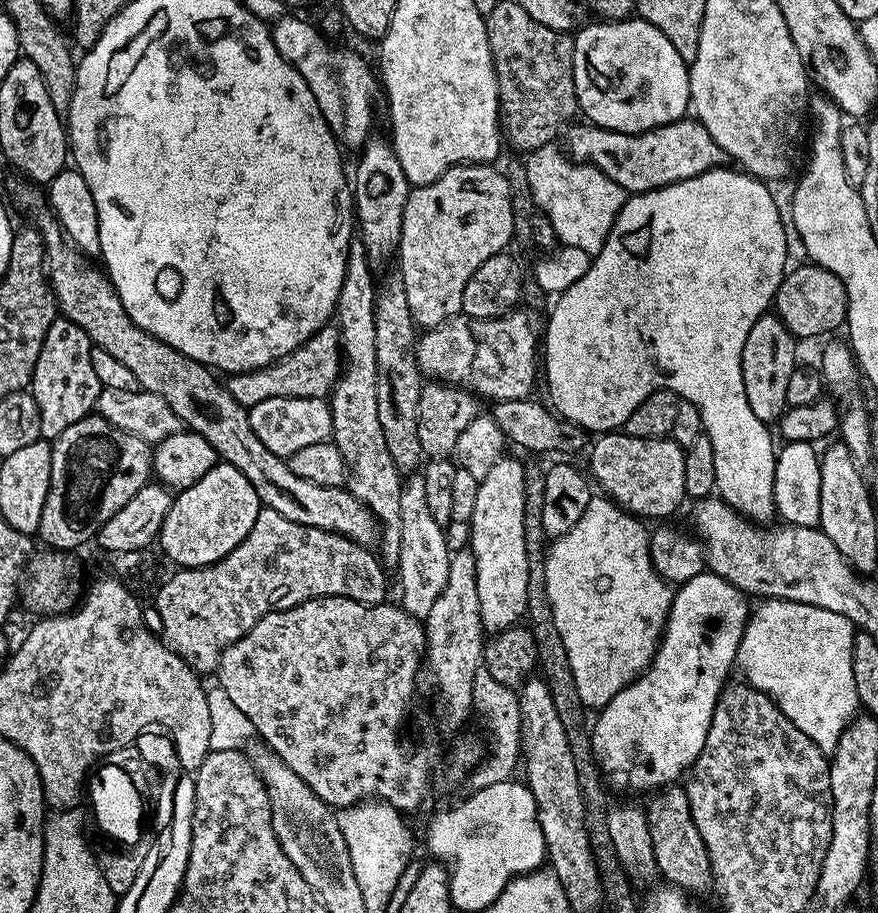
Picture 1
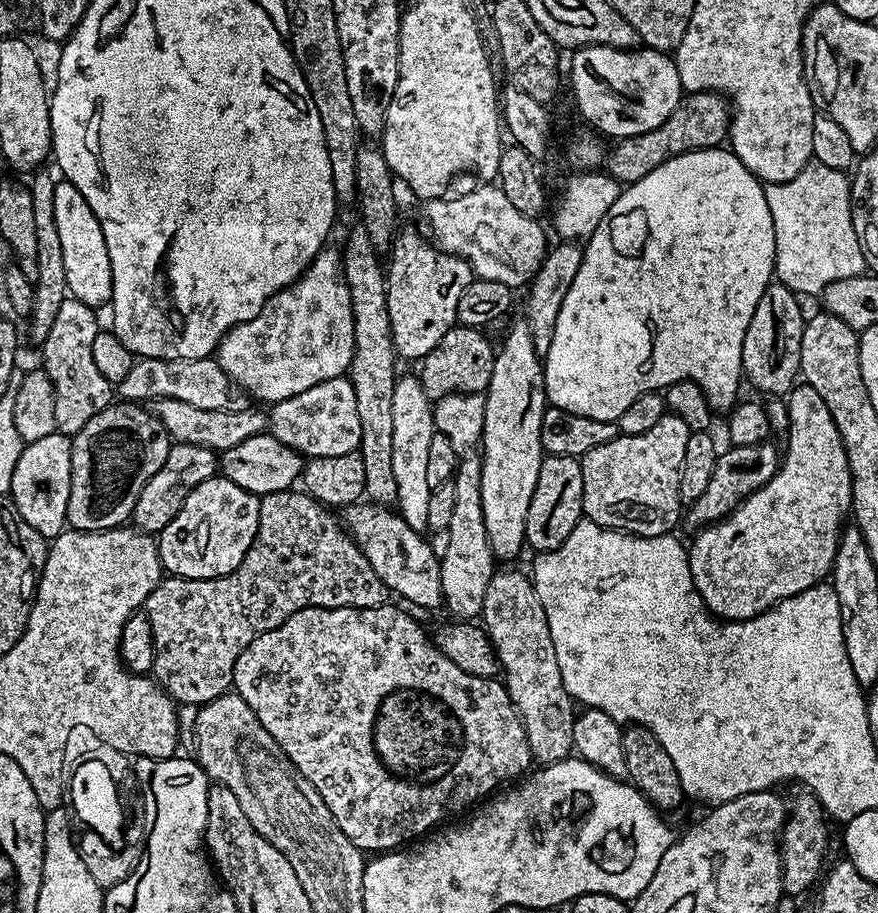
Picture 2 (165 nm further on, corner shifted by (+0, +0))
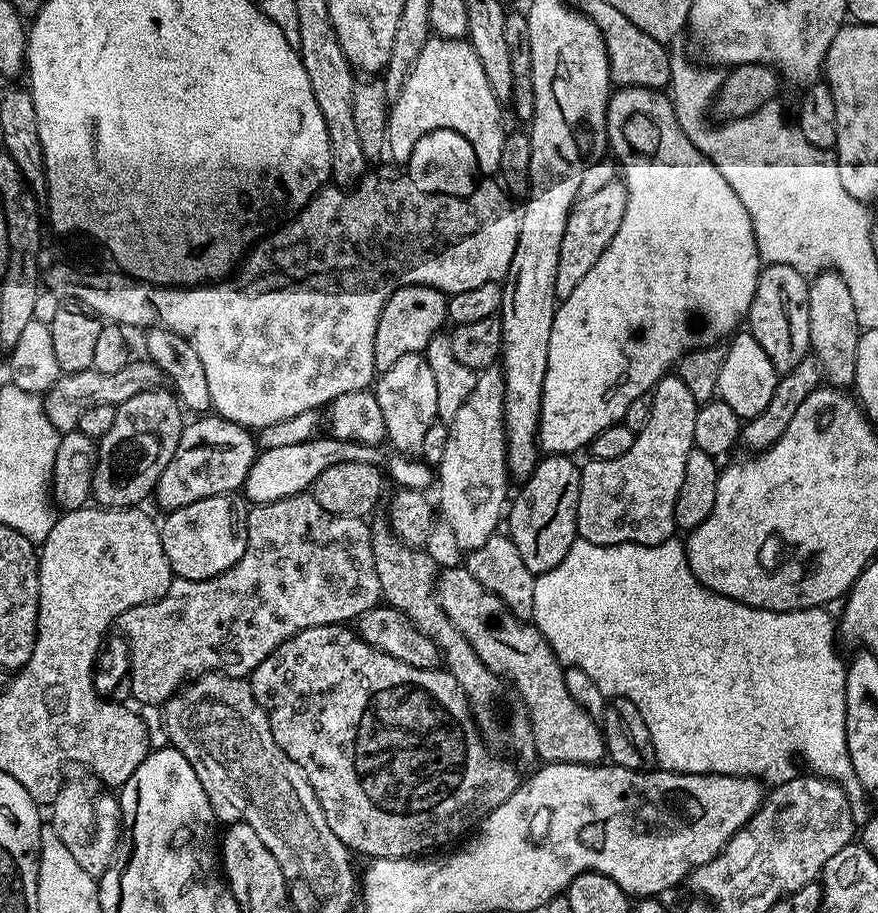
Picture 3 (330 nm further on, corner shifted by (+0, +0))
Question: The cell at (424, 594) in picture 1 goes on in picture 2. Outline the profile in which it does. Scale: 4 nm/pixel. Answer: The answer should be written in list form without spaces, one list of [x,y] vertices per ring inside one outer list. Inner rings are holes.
[[[401,375],[394,386],[394,482],[398,485],[395,507],[400,517],[415,532],[423,533],[428,528],[430,514],[430,494],[433,488],[426,475],[430,438],[436,430],[432,420],[433,401],[429,400],[426,390],[420,384],[419,375]]]

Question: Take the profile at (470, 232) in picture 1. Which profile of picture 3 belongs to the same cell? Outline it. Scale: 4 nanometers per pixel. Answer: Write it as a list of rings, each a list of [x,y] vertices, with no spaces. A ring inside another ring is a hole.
[[[402,284],[382,306],[378,330],[374,334],[374,366],[377,373],[390,370],[403,356],[423,353],[448,320],[448,296],[425,284]]]

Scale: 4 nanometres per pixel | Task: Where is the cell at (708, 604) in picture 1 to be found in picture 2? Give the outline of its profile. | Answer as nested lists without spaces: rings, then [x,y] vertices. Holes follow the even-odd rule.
[[[800,382],[795,385],[791,393],[788,405],[790,426],[786,433],[788,440],[788,454],[783,455],[782,463],[777,468],[774,478],[766,482],[754,494],[746,497],[729,516],[723,520],[718,520],[714,524],[707,525],[695,533],[696,536],[688,548],[688,561],[690,562],[690,574],[694,578],[694,586],[698,594],[704,600],[709,612],[721,621],[729,620],[752,620],[760,616],[767,608],[773,608],[779,600],[785,600],[791,596],[802,594],[802,590],[810,590],[817,584],[827,581],[832,571],[832,563],[836,557],[836,546],[838,543],[838,533],[845,527],[850,516],[852,506],[852,479],[850,478],[850,466],[846,462],[846,450],[842,446],[842,438],[830,418],[830,410],[826,410],[826,402],[822,402],[820,395],[814,390],[814,386]]]

